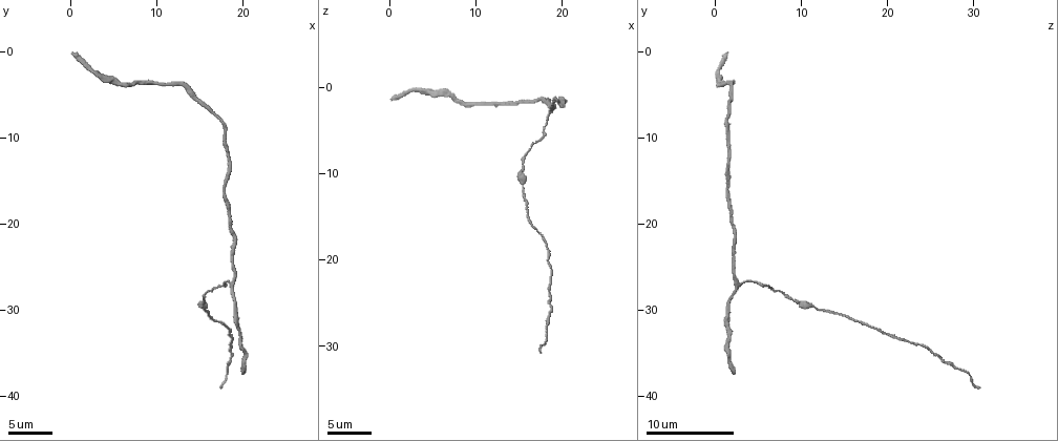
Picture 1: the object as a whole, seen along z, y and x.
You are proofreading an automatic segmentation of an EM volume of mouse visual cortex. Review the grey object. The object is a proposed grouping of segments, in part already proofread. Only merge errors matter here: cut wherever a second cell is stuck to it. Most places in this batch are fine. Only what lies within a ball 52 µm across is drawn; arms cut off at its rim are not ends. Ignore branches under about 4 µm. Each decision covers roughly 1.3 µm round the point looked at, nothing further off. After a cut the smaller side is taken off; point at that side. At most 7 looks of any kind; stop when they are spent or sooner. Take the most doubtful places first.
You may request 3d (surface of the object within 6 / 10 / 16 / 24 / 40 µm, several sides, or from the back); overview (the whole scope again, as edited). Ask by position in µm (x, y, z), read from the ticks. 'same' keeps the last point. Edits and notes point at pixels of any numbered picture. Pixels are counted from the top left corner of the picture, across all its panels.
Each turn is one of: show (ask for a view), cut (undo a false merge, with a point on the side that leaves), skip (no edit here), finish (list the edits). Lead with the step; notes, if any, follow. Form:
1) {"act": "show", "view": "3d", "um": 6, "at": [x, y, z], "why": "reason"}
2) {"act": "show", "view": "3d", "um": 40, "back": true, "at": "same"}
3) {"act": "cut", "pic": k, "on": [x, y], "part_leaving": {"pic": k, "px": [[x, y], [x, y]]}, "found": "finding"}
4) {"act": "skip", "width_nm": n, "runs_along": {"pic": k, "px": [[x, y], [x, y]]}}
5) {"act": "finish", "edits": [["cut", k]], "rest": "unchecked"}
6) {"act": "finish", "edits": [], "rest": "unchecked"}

{"act": "show", "view": "3d", "um": 10, "at": [18.2, 27.0, 3.2], "why": "a fork"}

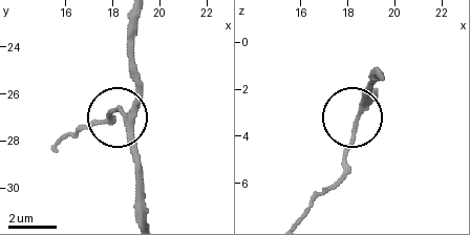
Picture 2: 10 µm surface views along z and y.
{"act": "skip", "side_arm_um": 11, "arms": 3, "found": "one cell here"}

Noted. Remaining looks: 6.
{"act": "show", "view": "3d", "um": 10, "at": [18.6, 13.2, 1.4], "why": "calibre changes"}

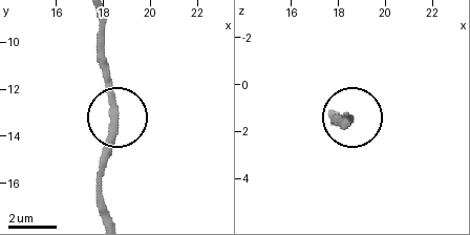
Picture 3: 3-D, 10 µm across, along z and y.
{"act": "show", "view": "3d", "um": 10, "back": true, "at": "same"}

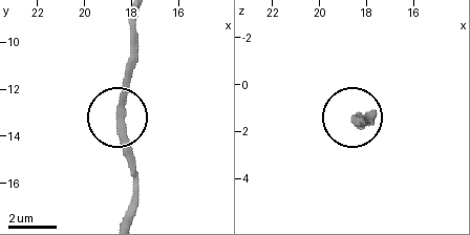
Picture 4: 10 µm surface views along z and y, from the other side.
{"act": "skip", "width_nm": 300, "runs_along": {"pic": 4, "px": [[130, 213], [136, 165], [118, 105], [130, 35]]}, "found": "continuous, no second cell"}

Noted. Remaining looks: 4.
{"act": "show", "view": "3d", "um": 6, "at": [15.6, 29.8, 11.4], "why": "thick turns thin"}

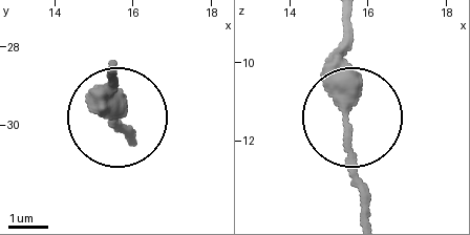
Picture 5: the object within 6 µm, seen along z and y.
{"act": "show", "view": "3d", "um": 6, "back": true, "at": "same", "why": "other side"}

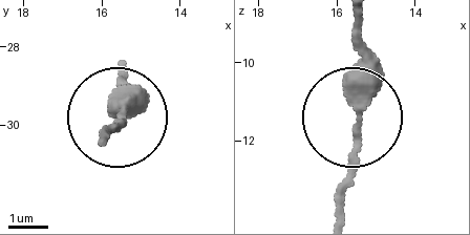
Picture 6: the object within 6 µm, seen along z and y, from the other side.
{"act": "skip", "width_nm": 340, "runs_along": {"pic": 6, "px": [[357, 17], [357, 156], [337, 217]]}, "found": "all the same cell"}

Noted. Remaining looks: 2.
{"act": "show", "view": "3d", "um": 16, "at": [17.0, 31.2, 16.6], "why": "thin neck"}

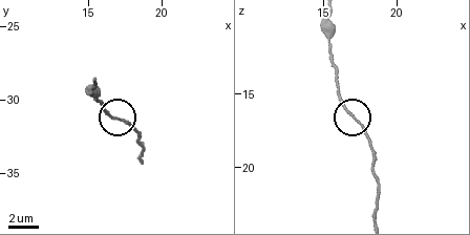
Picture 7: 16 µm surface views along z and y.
{"act": "show", "view": "3d", "um": 16, "back": true, "at": [17.0, 31.2, 16.6]}

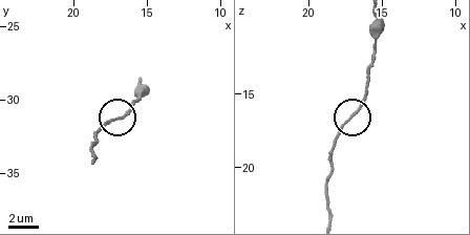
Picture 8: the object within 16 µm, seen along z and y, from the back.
{"act": "skip", "runs_along": {"pic": 8, "px": [[375, 18], [375, 56], [362, 105], [330, 148]]}, "found": "one cell here"}

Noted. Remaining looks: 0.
{"act": "finish", "edits": [], "rest": "unchecked"}

